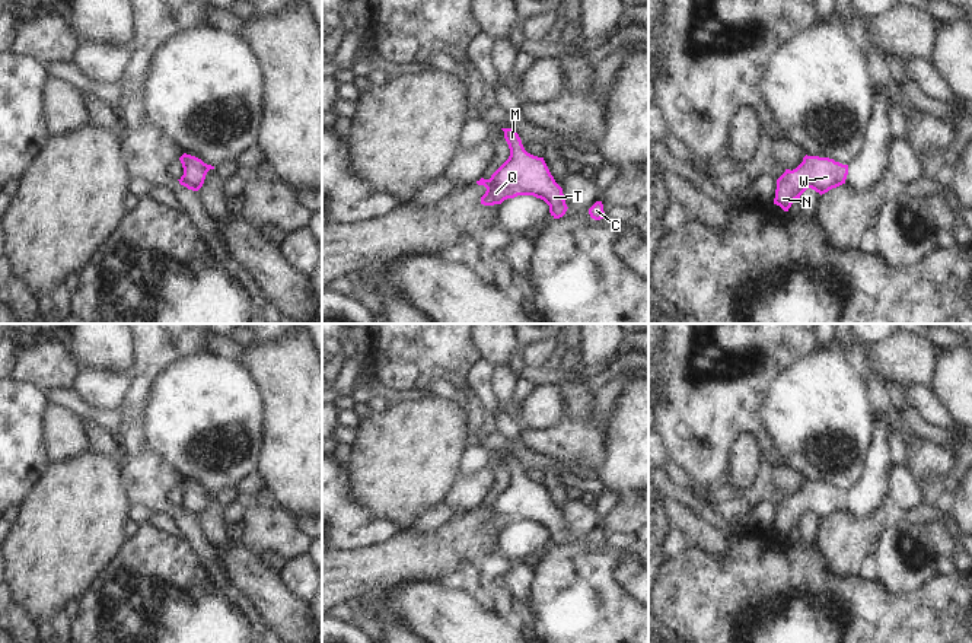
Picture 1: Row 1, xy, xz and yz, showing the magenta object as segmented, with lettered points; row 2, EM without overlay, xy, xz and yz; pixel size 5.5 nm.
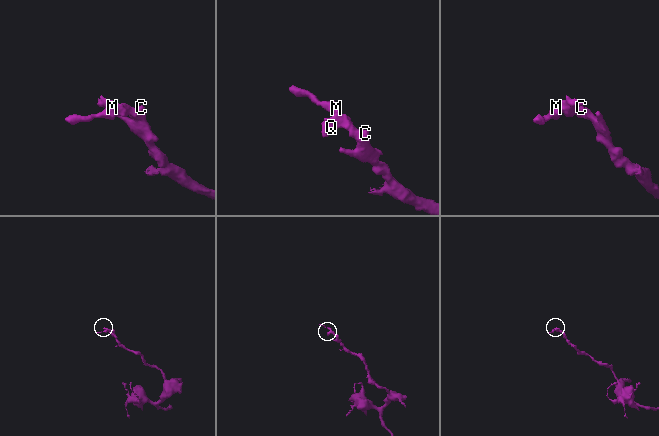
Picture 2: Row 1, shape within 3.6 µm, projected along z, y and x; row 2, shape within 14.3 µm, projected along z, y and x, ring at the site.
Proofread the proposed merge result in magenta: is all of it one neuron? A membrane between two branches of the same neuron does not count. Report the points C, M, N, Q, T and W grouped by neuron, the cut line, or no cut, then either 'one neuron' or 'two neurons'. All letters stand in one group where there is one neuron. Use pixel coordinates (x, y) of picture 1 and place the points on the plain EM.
C M N Q T W | no cut | one neuron

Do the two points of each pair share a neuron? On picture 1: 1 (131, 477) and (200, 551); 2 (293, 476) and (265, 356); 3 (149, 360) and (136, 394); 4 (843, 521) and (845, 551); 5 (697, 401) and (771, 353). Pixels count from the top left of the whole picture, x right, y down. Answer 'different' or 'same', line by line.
1: same
2: same
3: same
4: same
5: same

